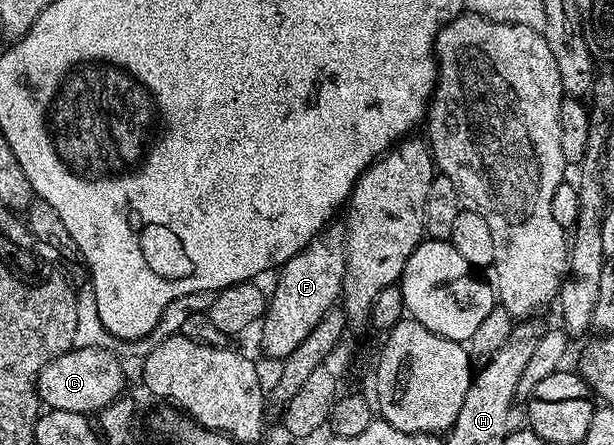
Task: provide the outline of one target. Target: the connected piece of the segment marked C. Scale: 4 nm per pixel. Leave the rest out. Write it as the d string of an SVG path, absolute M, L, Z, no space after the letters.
M74 347L58 360L52 360L37 376L37 396L46 409L97 414L118 399L124 388L125 372L105 348Z

